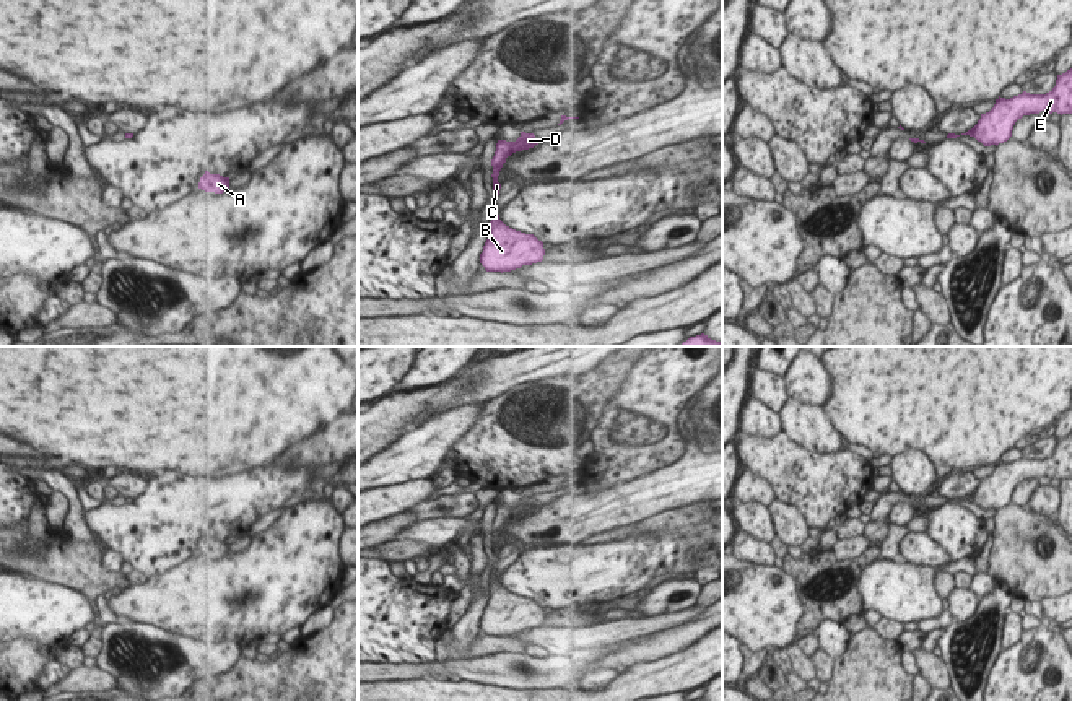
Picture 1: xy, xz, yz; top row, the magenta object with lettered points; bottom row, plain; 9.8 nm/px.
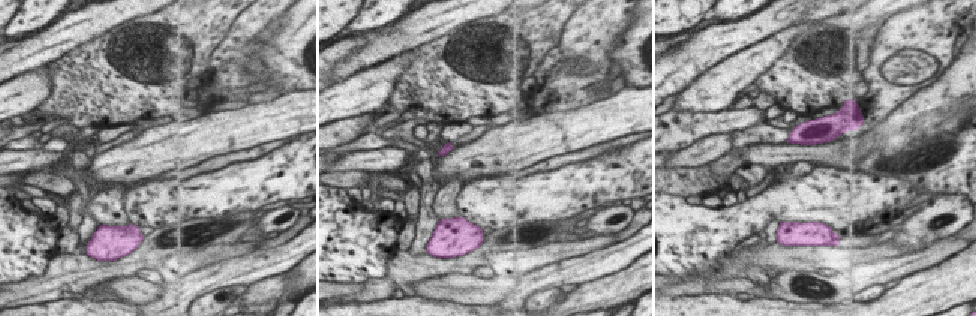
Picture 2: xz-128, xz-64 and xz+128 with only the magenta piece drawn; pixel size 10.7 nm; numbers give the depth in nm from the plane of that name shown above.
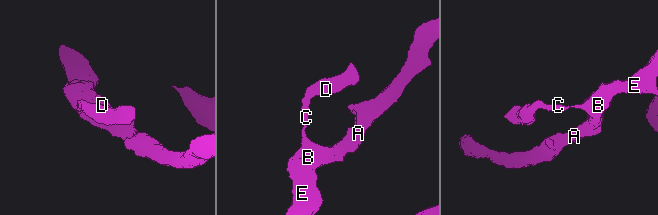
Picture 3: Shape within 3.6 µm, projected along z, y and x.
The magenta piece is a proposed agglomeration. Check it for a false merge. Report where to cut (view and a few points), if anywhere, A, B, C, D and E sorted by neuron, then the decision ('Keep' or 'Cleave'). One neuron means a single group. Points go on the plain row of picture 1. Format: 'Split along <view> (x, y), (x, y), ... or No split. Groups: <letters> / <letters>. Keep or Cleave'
No split. Groups: A B C D E. Keep

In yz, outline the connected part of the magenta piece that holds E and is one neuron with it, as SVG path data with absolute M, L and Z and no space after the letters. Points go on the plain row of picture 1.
M1072 433L1057 439L1056 451L1046 459L1030 459L1023 455L1010 464L997 462L994 472L981 478L978 488L961 499L974 501L984 511L999 509L1012 501L1018 483L1030 478L1072 478Z

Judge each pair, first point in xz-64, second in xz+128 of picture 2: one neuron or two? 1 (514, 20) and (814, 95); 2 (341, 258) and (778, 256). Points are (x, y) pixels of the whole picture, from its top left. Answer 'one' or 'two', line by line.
1: one
2: two

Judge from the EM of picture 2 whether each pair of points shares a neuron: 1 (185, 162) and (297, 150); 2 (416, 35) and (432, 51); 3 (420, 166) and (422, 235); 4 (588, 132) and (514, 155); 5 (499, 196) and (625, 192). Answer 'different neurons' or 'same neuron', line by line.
1: different neurons
2: different neurons
3: same neuron
4: same neuron
5: same neuron

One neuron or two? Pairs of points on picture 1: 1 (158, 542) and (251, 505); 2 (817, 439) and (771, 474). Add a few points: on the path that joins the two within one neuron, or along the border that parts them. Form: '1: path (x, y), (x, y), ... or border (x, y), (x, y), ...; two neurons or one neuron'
1: path (181, 519), (196, 505), (228, 505); one neuron
2: border (781, 430), (812, 451), (843, 449); two neurons

